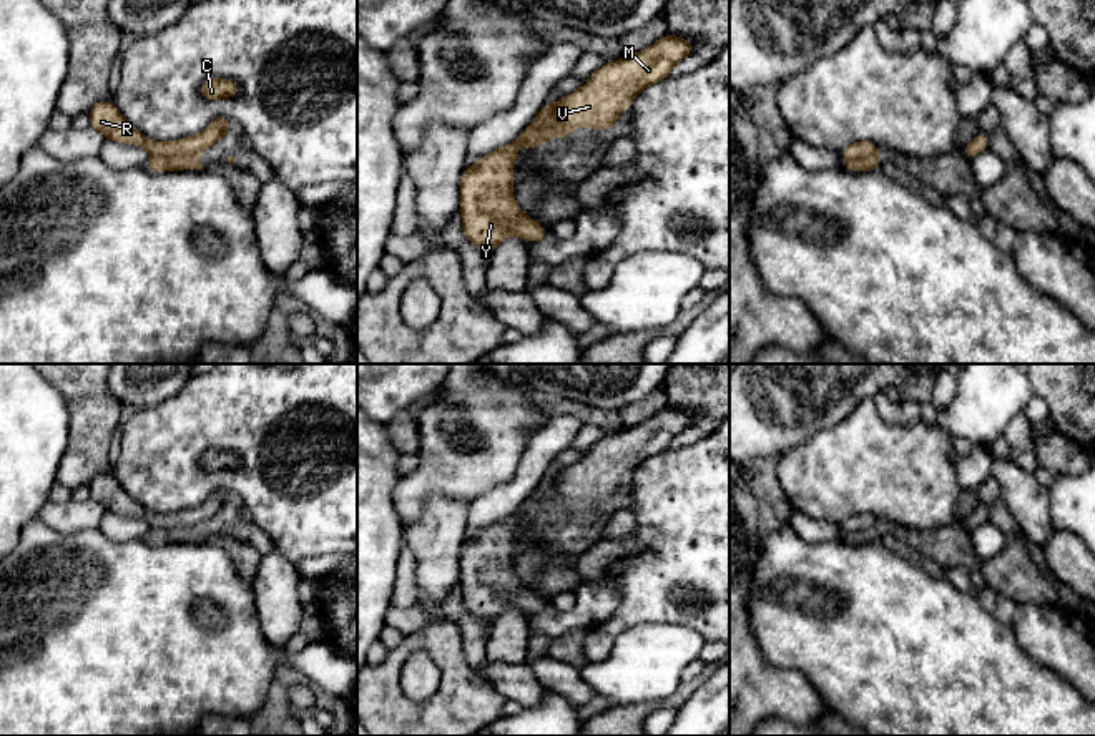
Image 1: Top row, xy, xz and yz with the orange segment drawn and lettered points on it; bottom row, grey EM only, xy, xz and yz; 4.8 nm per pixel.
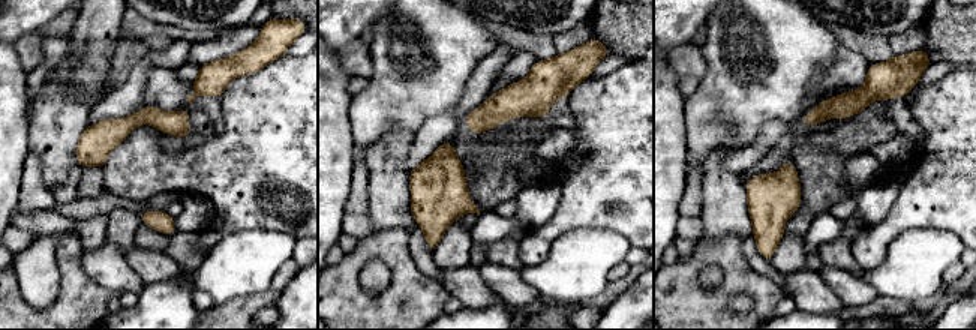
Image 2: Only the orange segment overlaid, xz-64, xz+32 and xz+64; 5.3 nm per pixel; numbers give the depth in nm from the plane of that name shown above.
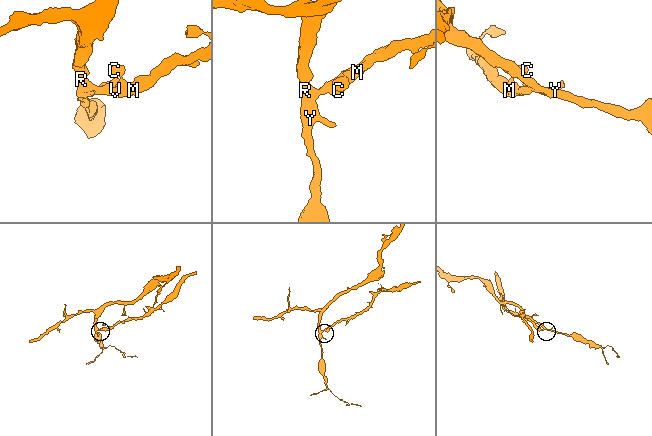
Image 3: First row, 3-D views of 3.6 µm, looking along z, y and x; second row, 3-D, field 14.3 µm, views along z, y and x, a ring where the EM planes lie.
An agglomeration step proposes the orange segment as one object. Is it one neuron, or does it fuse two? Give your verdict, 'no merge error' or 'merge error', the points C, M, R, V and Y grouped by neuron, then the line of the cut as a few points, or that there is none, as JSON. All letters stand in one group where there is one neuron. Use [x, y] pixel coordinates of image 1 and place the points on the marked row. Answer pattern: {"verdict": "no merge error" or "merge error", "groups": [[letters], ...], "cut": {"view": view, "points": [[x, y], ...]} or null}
{"verdict": "merge error", "groups": [["C", "M", "V"], ["R", "Y"]], "cut": {"view": "xy", "points": [[196, 153], [153, 157]]}}

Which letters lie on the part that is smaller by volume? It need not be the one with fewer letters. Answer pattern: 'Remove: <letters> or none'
Remove: C, M, V

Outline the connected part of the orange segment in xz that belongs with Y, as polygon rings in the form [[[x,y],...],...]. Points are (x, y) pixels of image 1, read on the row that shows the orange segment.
[[[523,136],[493,150],[460,178],[460,214],[464,236],[490,256],[507,236],[518,236],[530,244],[550,231],[527,216],[513,198],[513,161]]]

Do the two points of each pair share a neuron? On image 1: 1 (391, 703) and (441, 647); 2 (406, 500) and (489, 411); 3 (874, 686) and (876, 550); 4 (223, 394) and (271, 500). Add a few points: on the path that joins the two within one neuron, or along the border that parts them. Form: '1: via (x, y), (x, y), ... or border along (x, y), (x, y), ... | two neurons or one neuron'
1: via (391, 682), (392, 663), (412, 643), (419, 643) | one neuron
2: via (436, 474), (461, 457), (487, 452), (489, 441) | one neuron
3: via (874, 653), (874, 583) | one neuron
4: via (250, 421), (255, 426), (258, 474) | one neuron

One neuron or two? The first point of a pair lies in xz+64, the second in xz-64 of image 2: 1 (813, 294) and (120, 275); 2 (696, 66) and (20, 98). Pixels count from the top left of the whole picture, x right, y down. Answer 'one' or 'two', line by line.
1: one
2: two

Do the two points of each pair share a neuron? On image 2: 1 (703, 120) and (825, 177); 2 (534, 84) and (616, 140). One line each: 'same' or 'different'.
1: different
2: different

